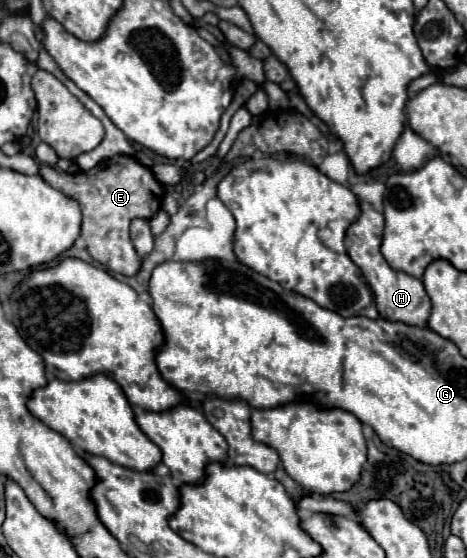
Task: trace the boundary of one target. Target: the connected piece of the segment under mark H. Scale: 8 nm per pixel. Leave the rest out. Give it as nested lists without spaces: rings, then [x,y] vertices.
[[[361,204],[359,218],[347,230],[347,252],[351,260],[361,268],[363,278],[371,286],[379,316],[391,322],[403,322],[409,326],[425,328],[427,318],[431,314],[431,300],[423,288],[423,282],[405,272],[395,272],[385,262],[381,254],[381,238],[383,238],[383,214],[379,214],[371,204]]]

